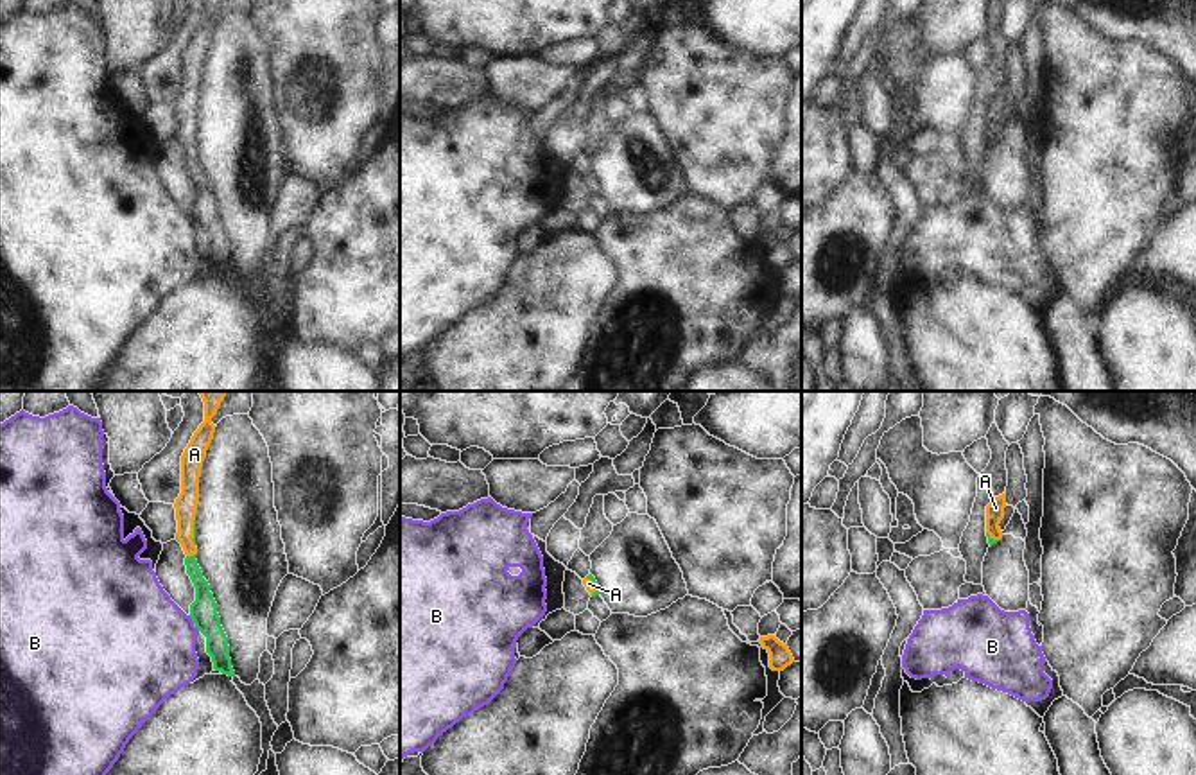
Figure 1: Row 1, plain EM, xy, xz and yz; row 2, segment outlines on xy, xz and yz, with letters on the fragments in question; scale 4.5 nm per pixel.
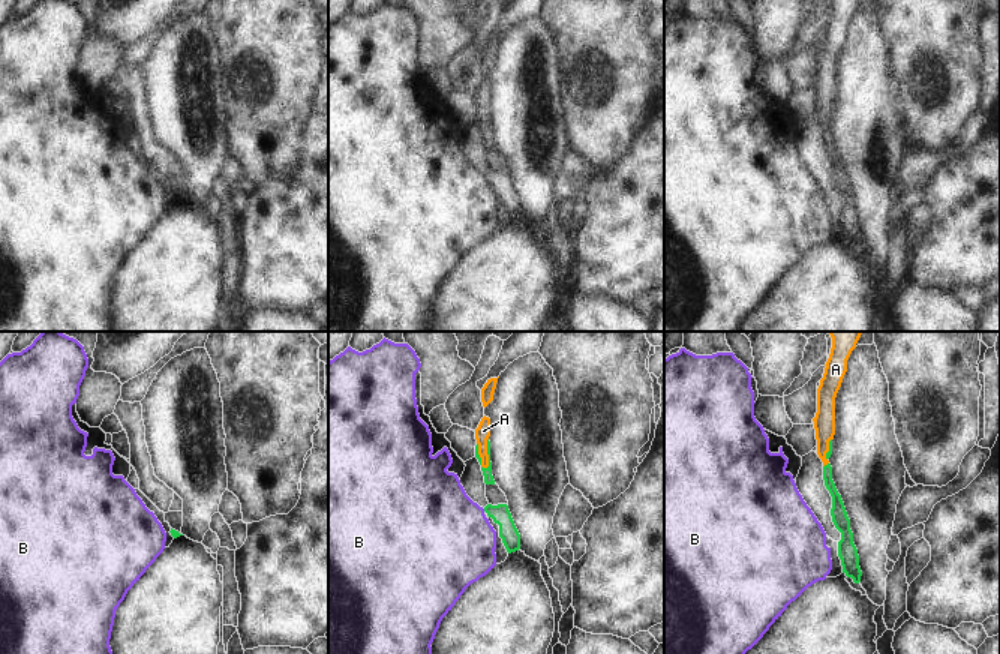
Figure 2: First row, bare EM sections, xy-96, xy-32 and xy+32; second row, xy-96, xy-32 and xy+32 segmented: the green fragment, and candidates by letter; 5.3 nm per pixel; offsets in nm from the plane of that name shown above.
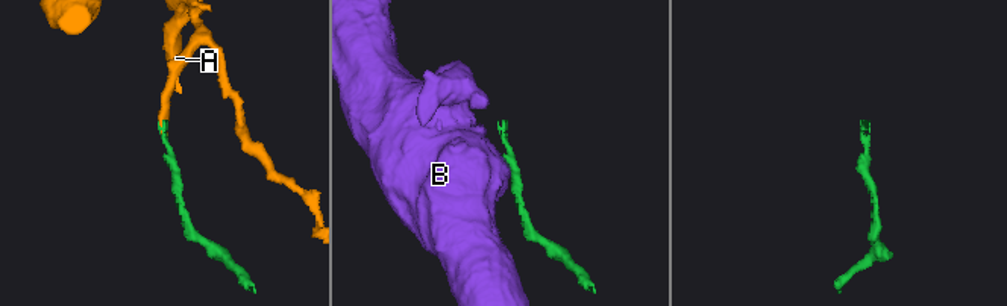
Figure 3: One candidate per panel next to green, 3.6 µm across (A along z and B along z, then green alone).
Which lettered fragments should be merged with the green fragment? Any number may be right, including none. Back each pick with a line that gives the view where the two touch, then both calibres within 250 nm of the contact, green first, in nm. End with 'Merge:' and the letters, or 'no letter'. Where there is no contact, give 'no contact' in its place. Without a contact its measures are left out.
A: meets green in xy; 120 nm thick on the green side, 100 nm on the other
Merge: A

